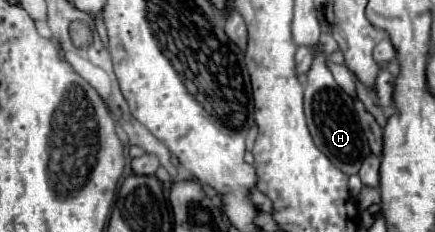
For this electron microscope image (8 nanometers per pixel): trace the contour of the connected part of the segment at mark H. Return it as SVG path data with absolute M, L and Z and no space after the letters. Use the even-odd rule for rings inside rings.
M317 53L305 85L305 119L311 131L315 145L329 157L329 161L341 171L353 175L359 171L363 159L371 153L361 123L357 119L357 111L353 107L353 99L335 83L331 71L327 69L325 53Z

